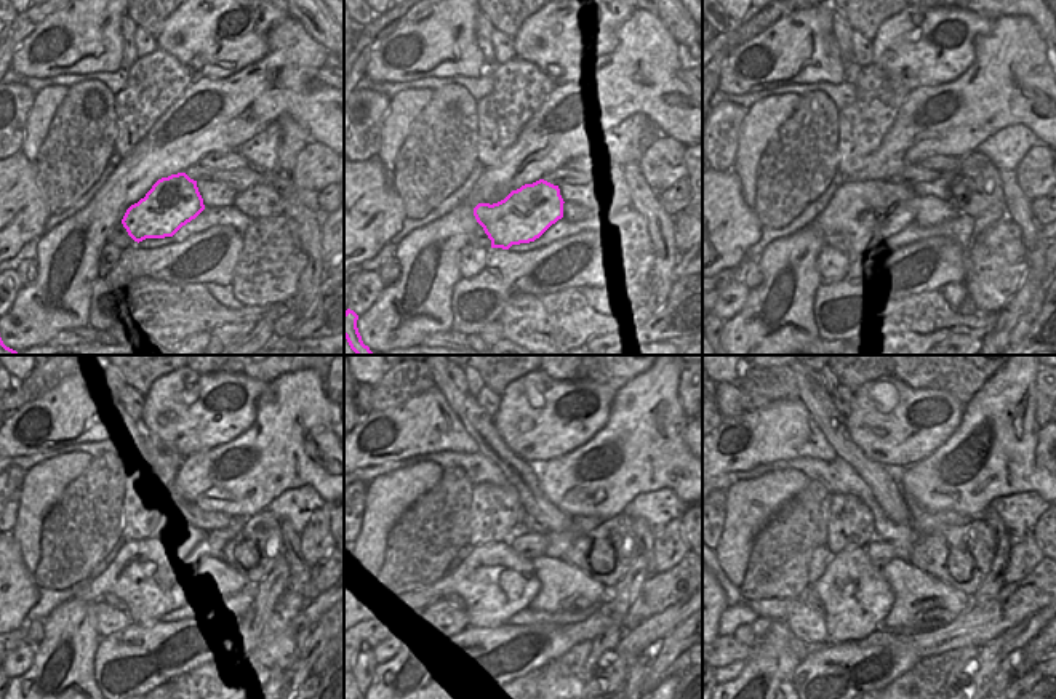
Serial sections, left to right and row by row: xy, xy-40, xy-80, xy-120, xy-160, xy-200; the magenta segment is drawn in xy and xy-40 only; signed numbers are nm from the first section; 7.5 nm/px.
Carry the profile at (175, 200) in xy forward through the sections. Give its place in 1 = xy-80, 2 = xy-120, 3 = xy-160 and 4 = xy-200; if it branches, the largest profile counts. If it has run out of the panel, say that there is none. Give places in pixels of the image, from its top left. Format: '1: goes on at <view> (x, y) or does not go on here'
1: goes on at xy-80 (871, 215)
2: goes on at xy-120 (149, 576)
3: goes on at xy-160 (496, 583)
4: goes on at xy-200 (856, 597)

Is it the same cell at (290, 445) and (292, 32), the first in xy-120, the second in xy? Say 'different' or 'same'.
same

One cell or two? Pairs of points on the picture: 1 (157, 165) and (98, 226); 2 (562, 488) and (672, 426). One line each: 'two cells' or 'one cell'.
1: one cell
2: one cell

